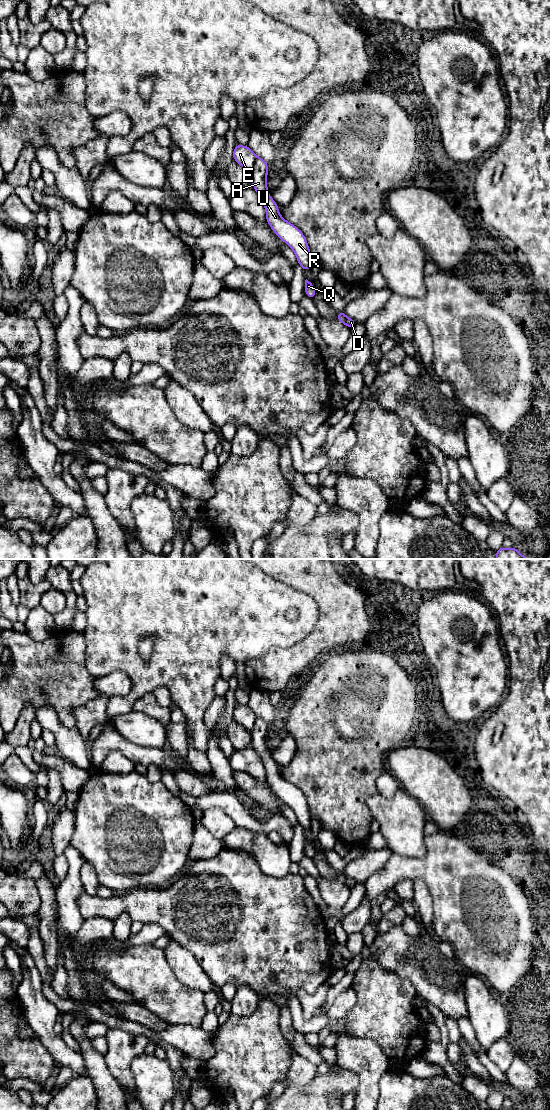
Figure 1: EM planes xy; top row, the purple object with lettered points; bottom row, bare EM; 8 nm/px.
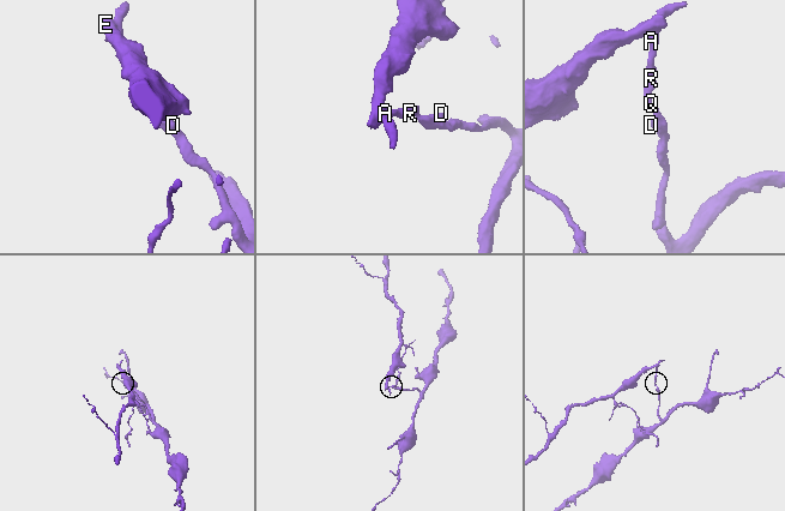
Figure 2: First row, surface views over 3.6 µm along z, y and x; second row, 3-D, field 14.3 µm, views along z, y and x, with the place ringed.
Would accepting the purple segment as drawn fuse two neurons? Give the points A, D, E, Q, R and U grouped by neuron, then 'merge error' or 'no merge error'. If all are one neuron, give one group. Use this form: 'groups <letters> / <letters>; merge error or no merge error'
groups A D Q R U / E; merge error

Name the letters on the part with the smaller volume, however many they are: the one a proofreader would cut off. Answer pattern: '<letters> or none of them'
E

